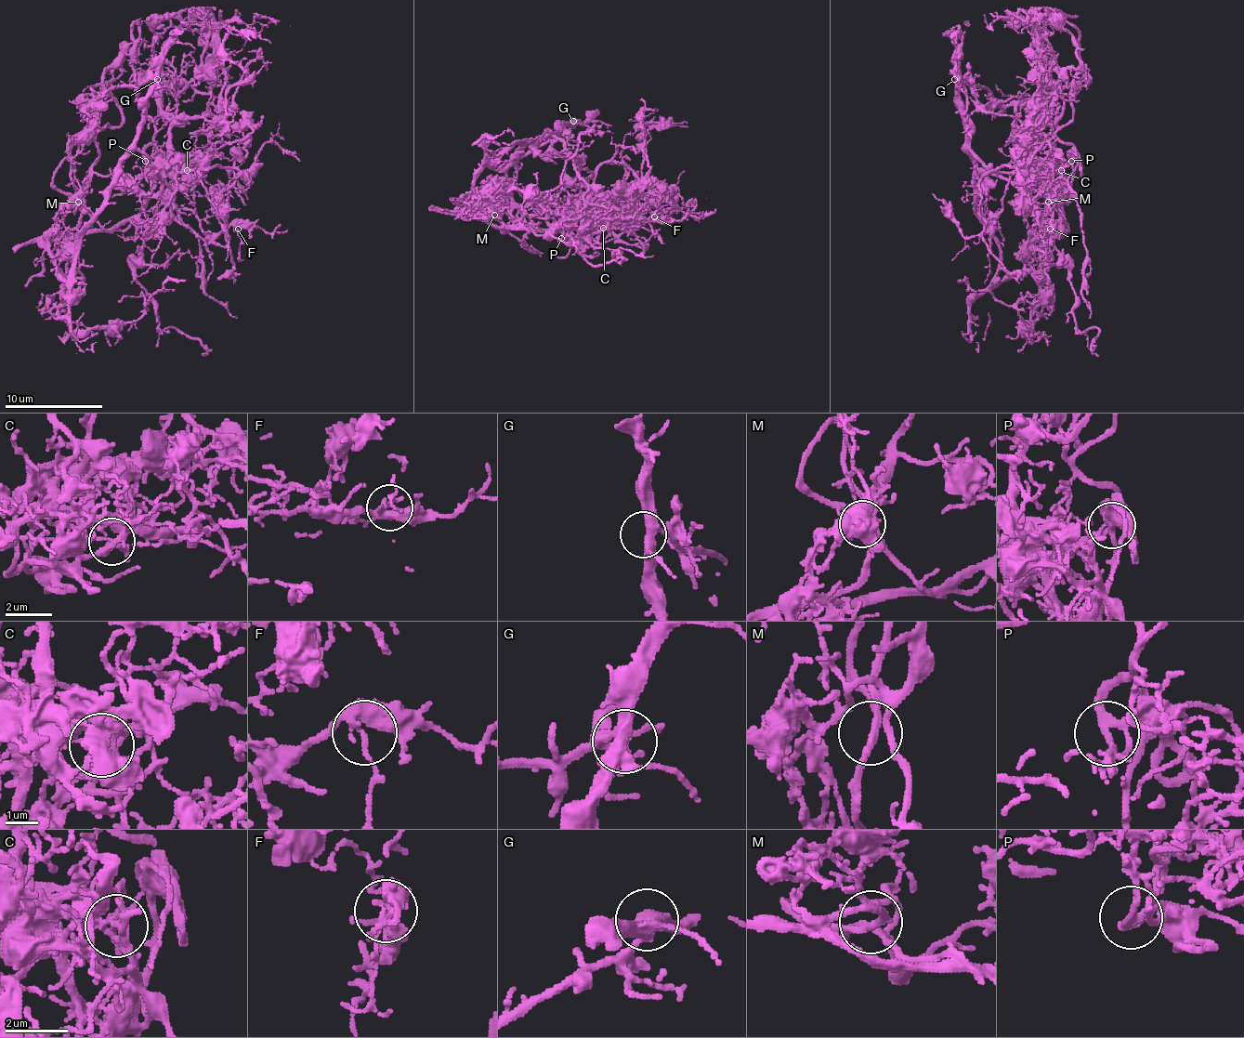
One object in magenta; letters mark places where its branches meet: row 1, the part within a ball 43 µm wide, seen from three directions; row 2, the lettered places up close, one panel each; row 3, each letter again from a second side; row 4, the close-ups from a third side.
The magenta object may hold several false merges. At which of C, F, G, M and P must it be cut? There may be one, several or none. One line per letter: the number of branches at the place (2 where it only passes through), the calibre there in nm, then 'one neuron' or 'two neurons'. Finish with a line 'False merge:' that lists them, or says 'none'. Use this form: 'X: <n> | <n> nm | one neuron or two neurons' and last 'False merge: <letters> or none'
C: 4 | 180 nm | two neurons
F: 3 | 240 nm | one neuron
G: 4 | 360 nm | one neuron
M: 4 | 200 nm | one neuron
P: 4 | 220 nm | two neurons
False merge: C, P

